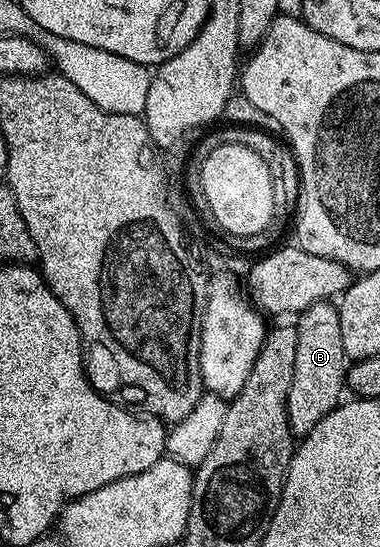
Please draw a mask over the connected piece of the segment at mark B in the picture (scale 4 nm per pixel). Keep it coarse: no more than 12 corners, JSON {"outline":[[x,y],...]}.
{"outline":[[311,304],[295,325],[287,420],[304,436],[342,401],[339,309]]}

